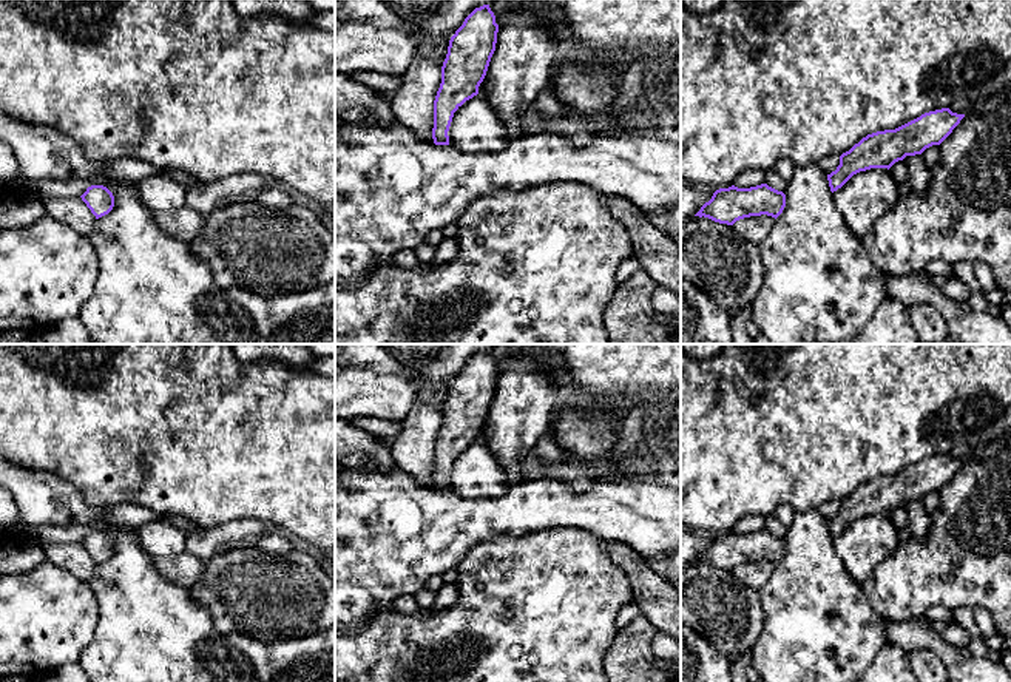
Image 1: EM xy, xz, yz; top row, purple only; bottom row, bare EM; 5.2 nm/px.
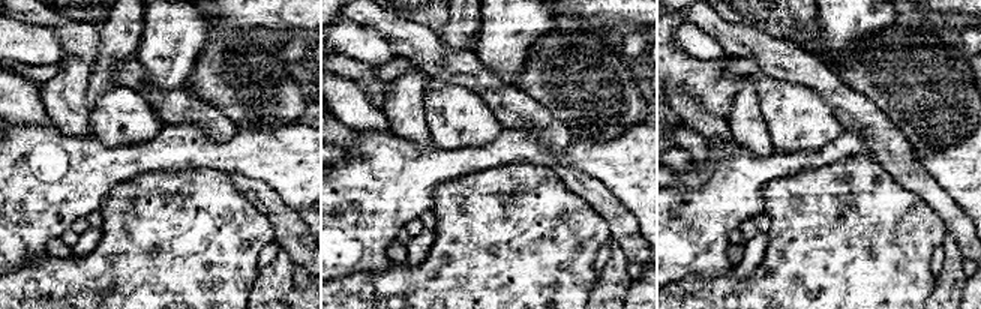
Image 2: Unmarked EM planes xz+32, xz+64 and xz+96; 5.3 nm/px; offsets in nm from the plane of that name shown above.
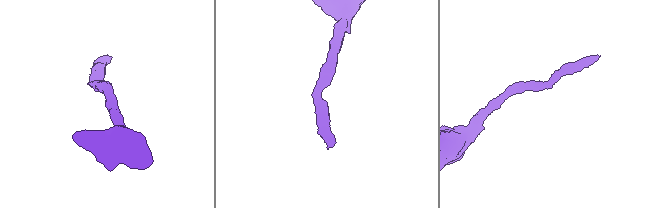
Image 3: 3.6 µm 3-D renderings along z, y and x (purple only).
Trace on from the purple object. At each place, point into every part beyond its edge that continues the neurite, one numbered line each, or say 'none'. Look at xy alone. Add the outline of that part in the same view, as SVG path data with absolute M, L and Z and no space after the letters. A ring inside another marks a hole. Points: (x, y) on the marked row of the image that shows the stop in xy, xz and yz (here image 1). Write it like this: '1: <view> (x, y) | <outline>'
none

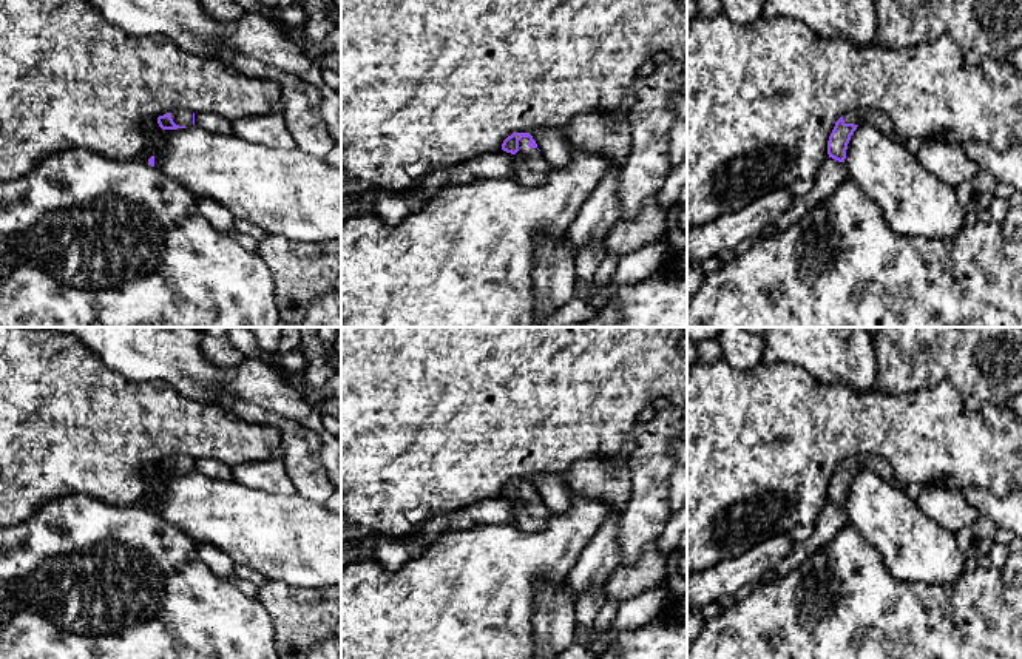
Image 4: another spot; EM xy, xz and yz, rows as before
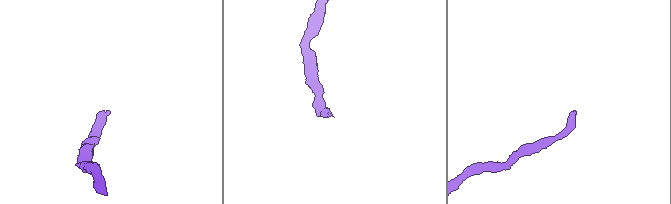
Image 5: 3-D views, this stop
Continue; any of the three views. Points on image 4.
1: xz (531, 168) | M530 137L519 140L519 151L514 154L516 179L525 187L537 187L545 184L551 167L537 148L530 148L528 145Z

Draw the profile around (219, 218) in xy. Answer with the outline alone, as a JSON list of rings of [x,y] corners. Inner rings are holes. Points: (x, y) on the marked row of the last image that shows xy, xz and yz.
[[[212,198],[198,199],[198,208],[216,231],[227,233],[233,228],[236,218]]]

